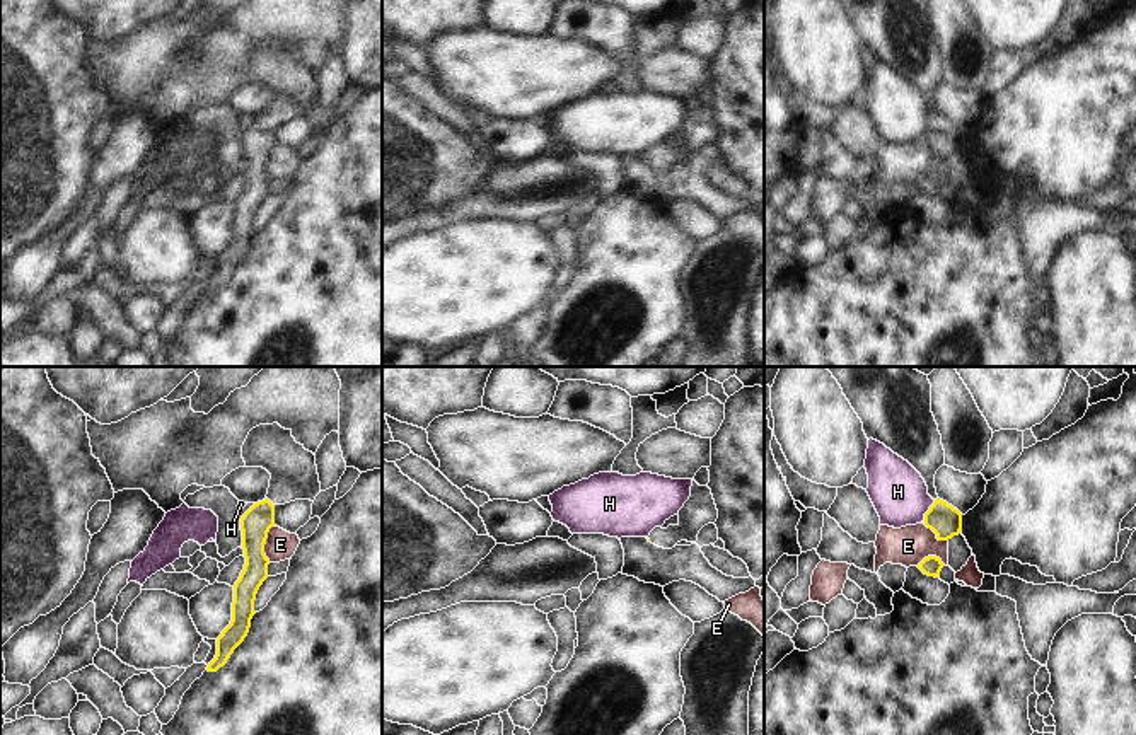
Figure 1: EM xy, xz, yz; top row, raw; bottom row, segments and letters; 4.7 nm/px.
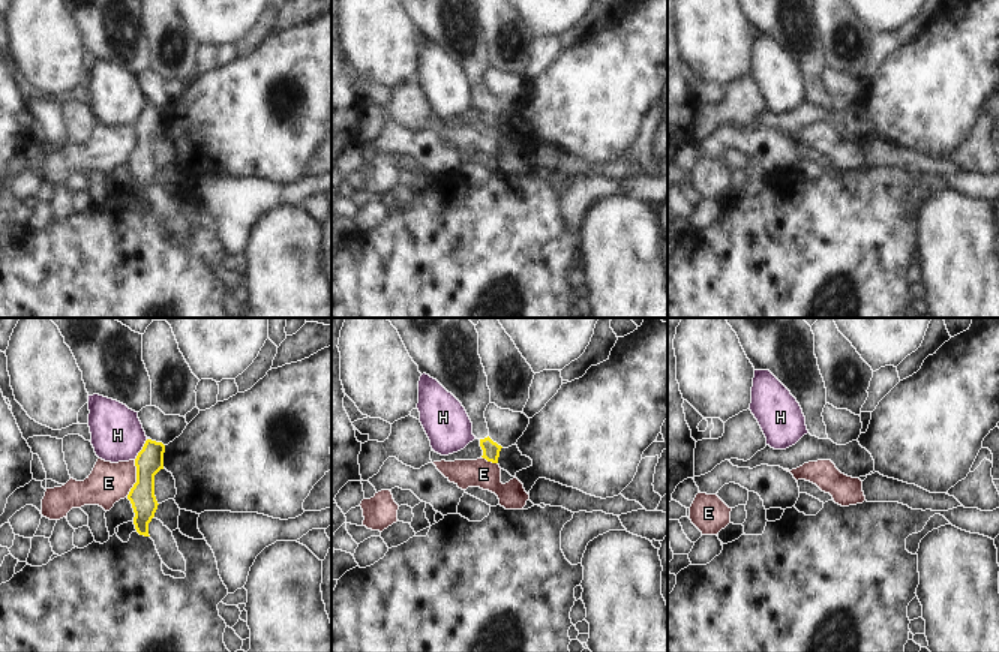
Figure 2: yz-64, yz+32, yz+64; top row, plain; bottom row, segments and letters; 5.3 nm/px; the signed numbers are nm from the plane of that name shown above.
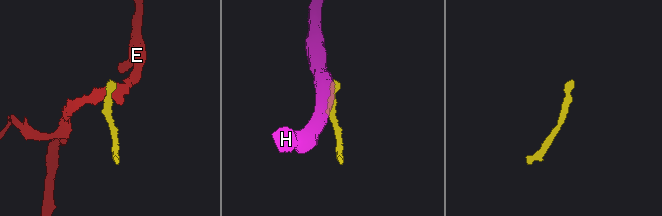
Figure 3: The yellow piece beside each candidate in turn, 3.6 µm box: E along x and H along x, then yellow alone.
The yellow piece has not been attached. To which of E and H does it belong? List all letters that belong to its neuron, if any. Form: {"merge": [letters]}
{"merge": []}

